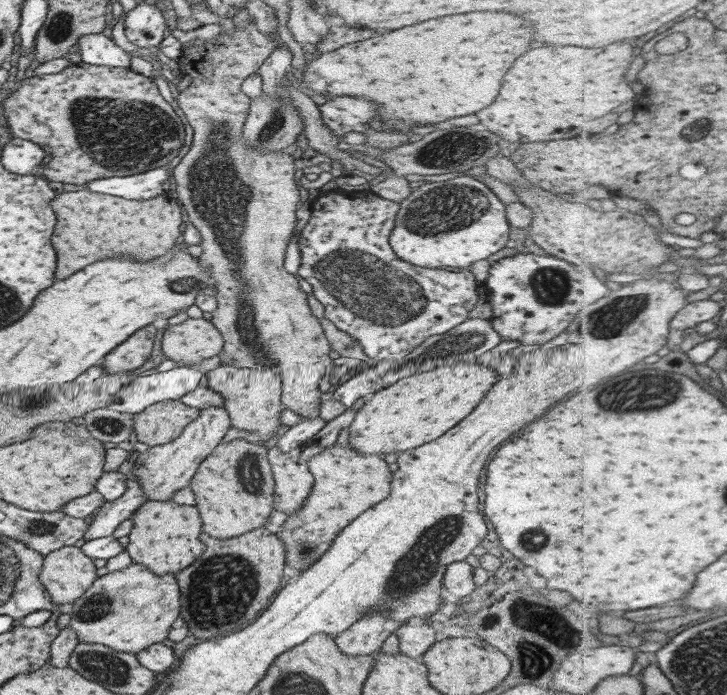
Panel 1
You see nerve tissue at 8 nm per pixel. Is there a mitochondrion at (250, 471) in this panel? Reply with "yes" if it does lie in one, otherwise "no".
yes

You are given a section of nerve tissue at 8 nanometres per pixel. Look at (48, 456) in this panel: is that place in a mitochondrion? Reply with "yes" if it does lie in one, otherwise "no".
no

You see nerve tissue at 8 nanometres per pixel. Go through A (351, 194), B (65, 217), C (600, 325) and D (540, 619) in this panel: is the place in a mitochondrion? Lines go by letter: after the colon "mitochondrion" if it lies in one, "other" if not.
A: other
B: other
C: mitochondrion
D: mitochondrion

